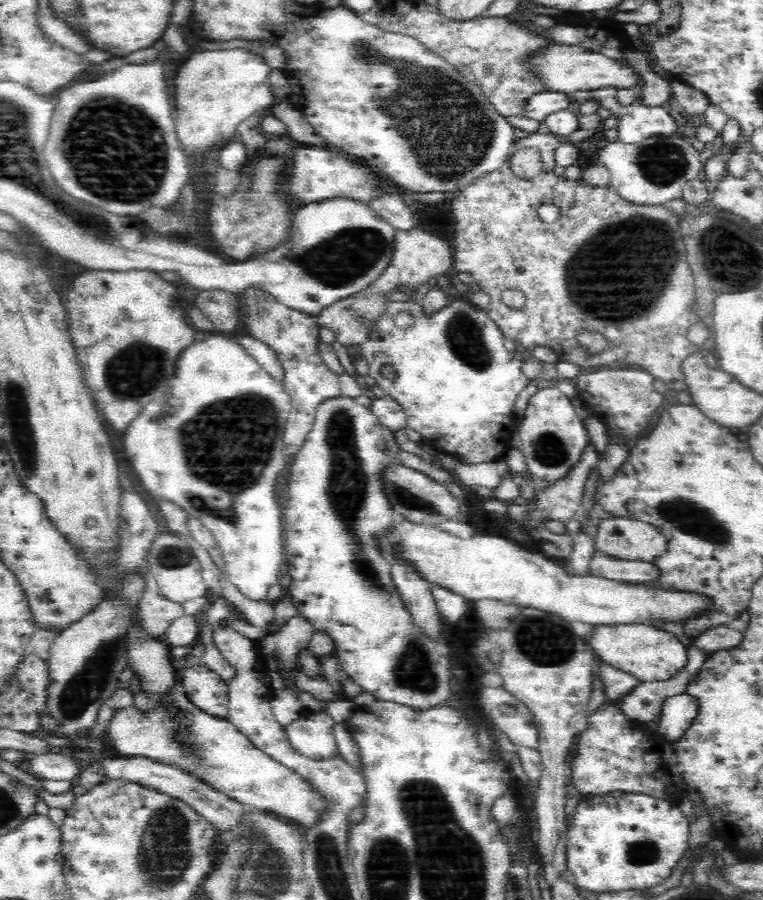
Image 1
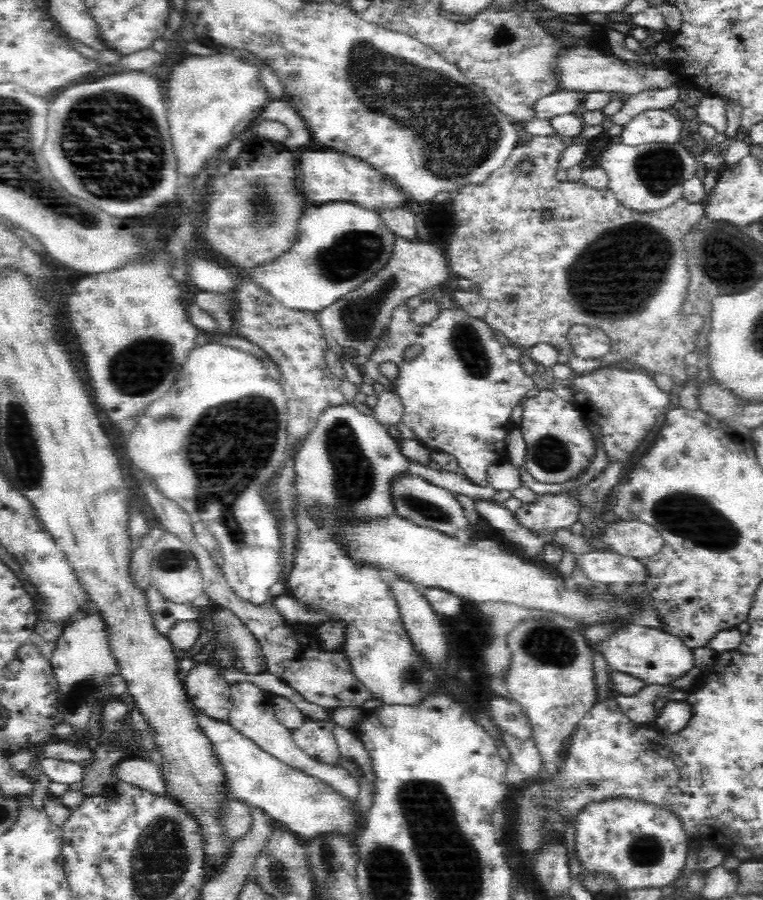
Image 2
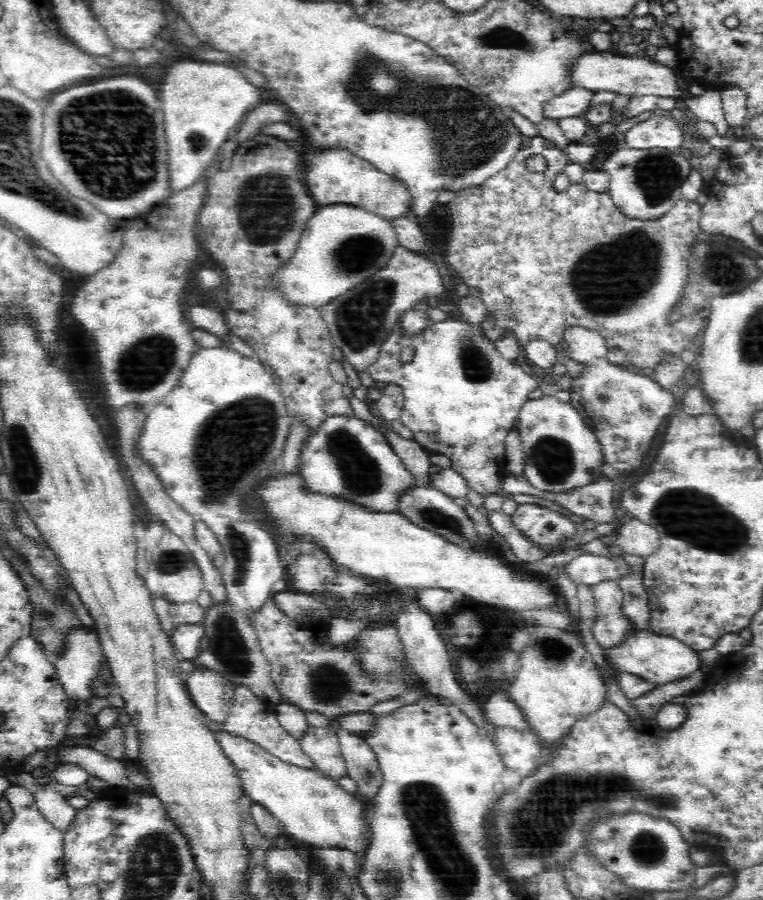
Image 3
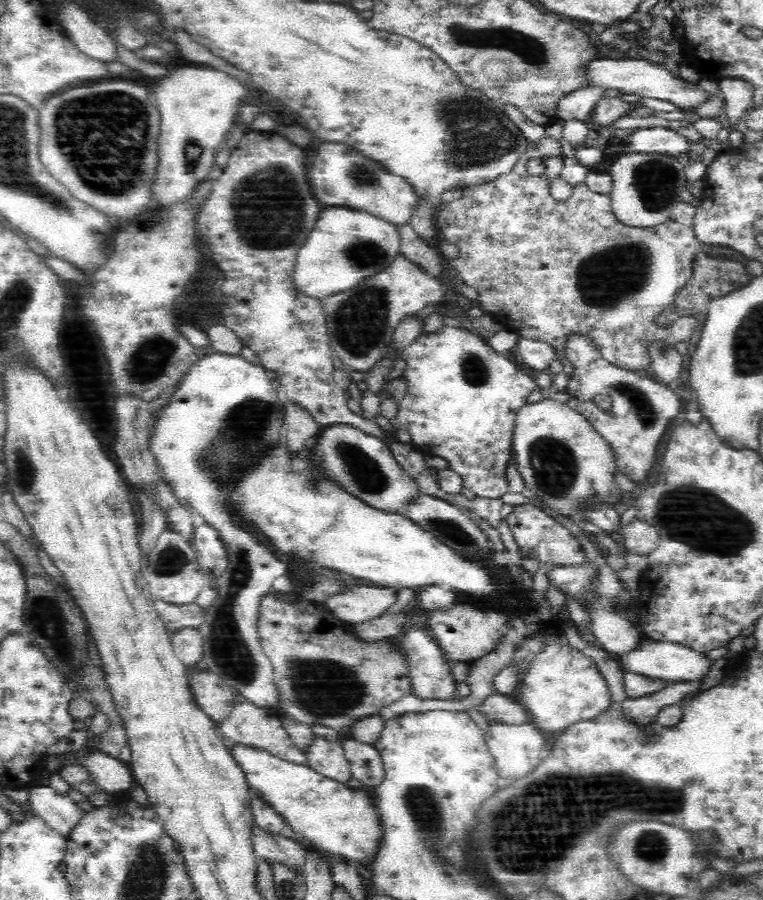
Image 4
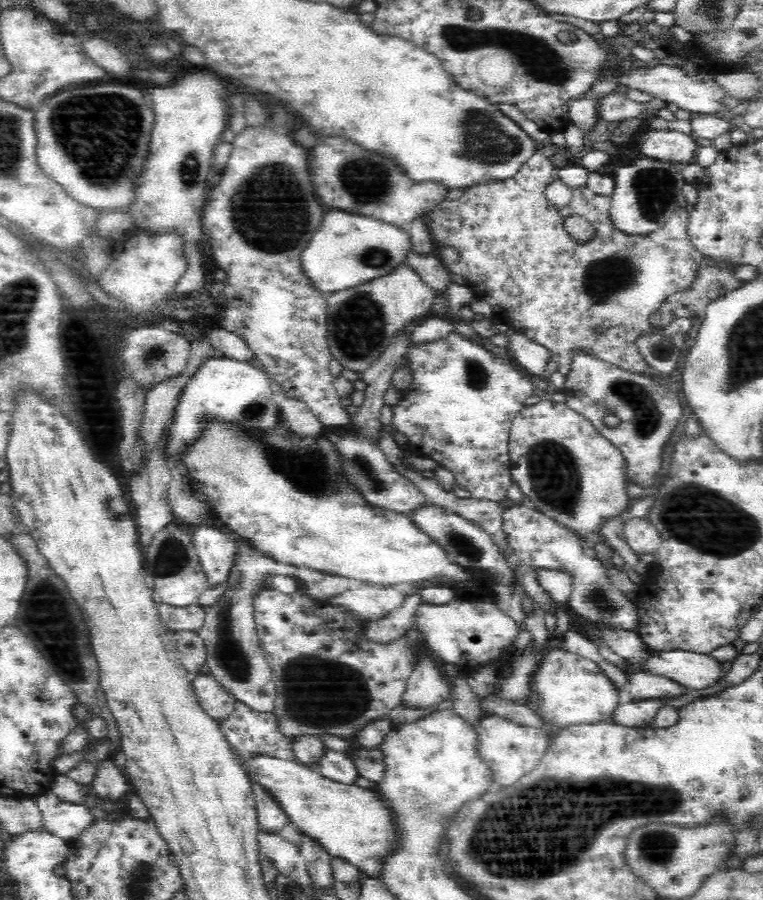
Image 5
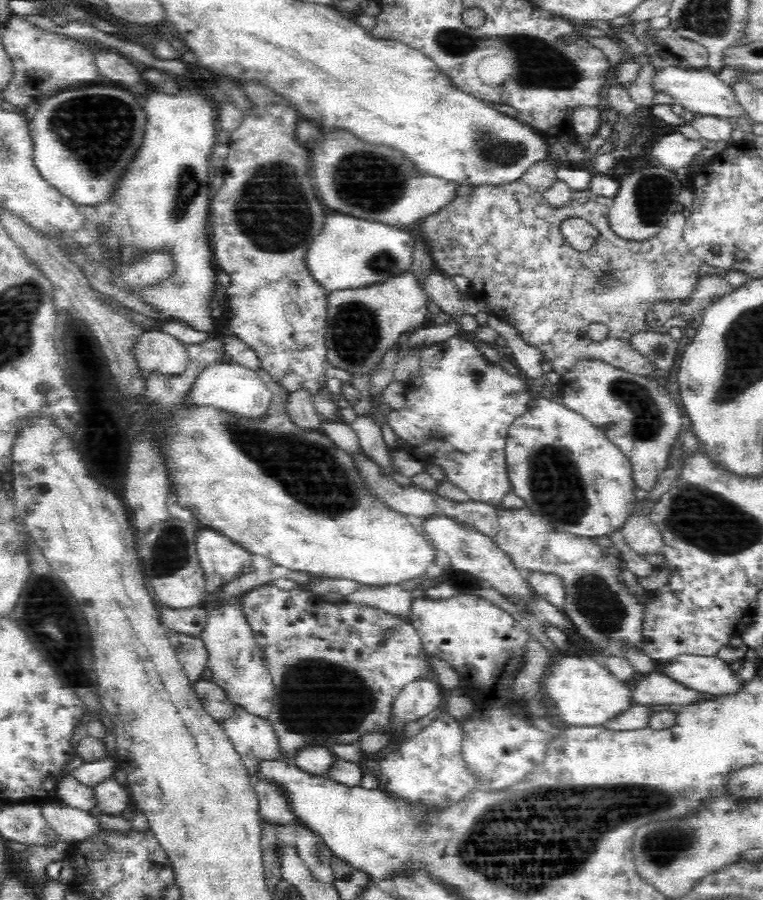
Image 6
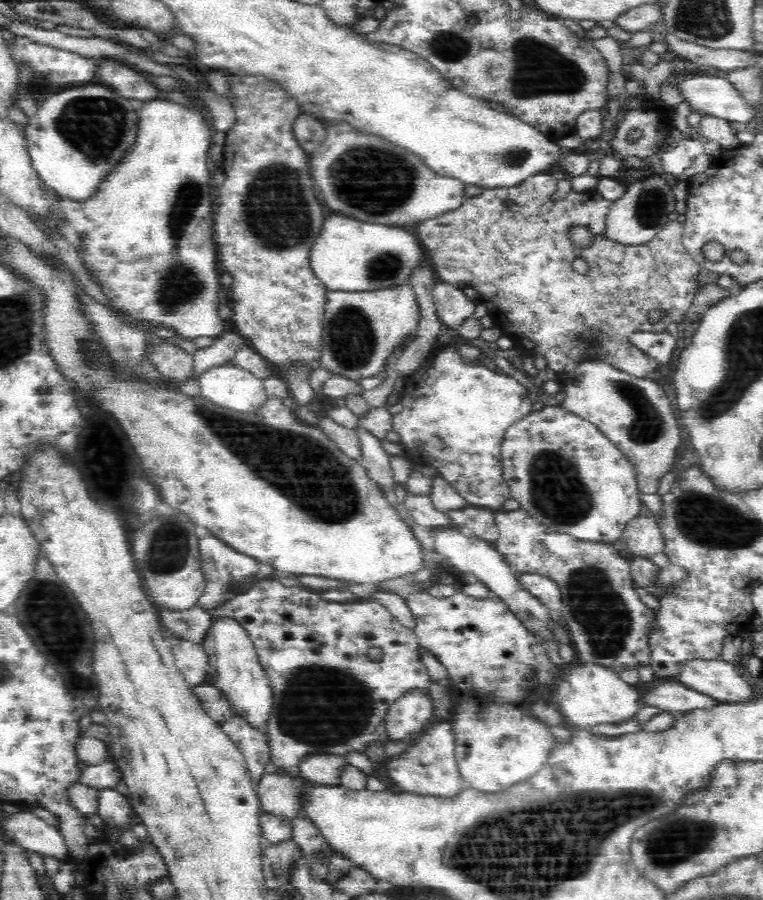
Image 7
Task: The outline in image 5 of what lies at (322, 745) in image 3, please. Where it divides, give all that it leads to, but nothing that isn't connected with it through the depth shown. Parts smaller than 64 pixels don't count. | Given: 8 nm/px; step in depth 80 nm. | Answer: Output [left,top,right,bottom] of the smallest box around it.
[315,749,361,785]

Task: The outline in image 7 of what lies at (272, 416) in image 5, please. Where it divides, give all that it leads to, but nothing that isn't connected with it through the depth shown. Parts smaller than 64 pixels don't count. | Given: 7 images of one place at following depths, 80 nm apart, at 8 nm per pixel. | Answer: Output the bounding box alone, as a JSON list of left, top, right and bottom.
[198,363,269,412]

